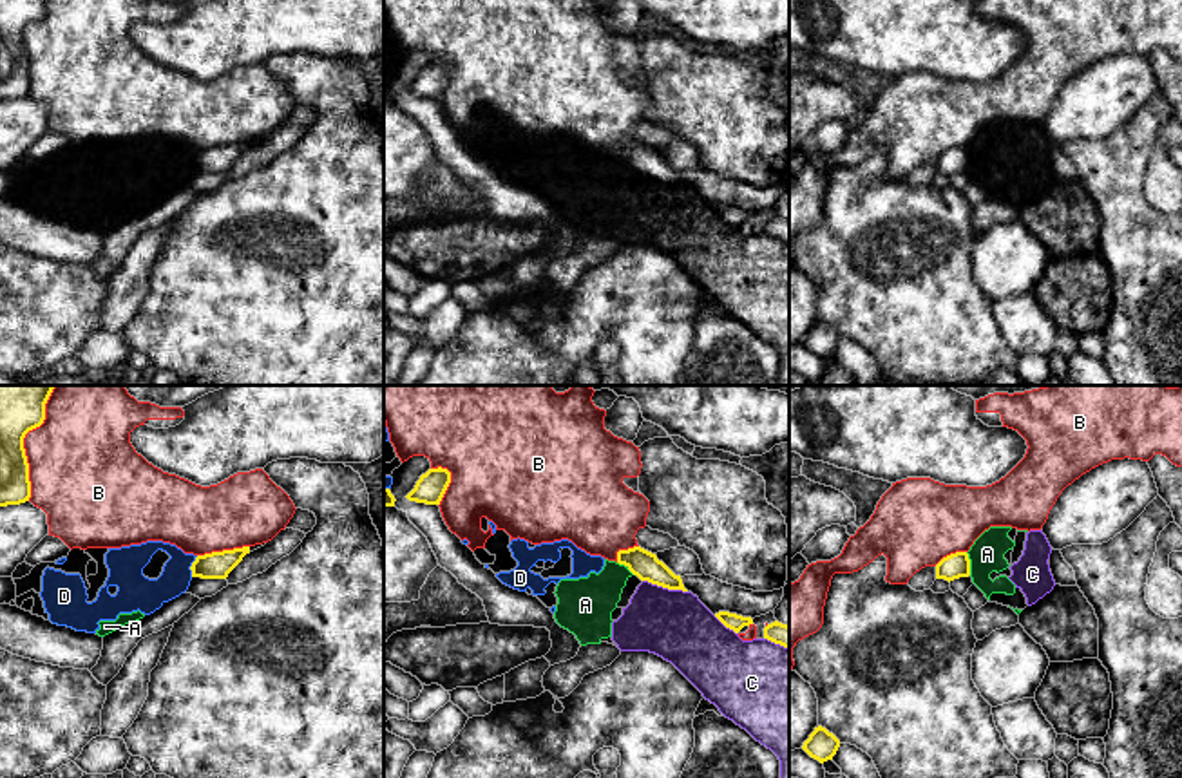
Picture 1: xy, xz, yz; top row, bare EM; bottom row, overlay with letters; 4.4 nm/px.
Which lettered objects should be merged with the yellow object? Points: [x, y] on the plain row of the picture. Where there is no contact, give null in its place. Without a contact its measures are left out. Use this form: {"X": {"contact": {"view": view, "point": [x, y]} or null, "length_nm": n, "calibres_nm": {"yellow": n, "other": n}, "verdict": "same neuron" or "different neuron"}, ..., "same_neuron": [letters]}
{"A": {"contact": {"view": "yz", "point": [969, 158]}, "length_nm": 110, "calibres_nm": {"yellow": 110, "other": 160}, "verdict": "different neuron"}, "B": {"contact": {"view": "xy", "point": [24, 46]}, "length_nm": 440, "calibres_nm": {"yellow": 140, "other": 460}, "verdict": "different neuron"}, "C": {"contact": {"view": "xz", "point": [665, 181]}, "length_nm": 200, "calibres_nm": {"yellow": 120, "other": 300}, "verdict": "different neuron"}, "D": {"contact": {"view": "xy", "point": [190, 161]}, "length_nm": 100, "calibres_nm": {"yellow": 120, "other": 150}, "verdict": "different neuron"}, "same_neuron": []}

